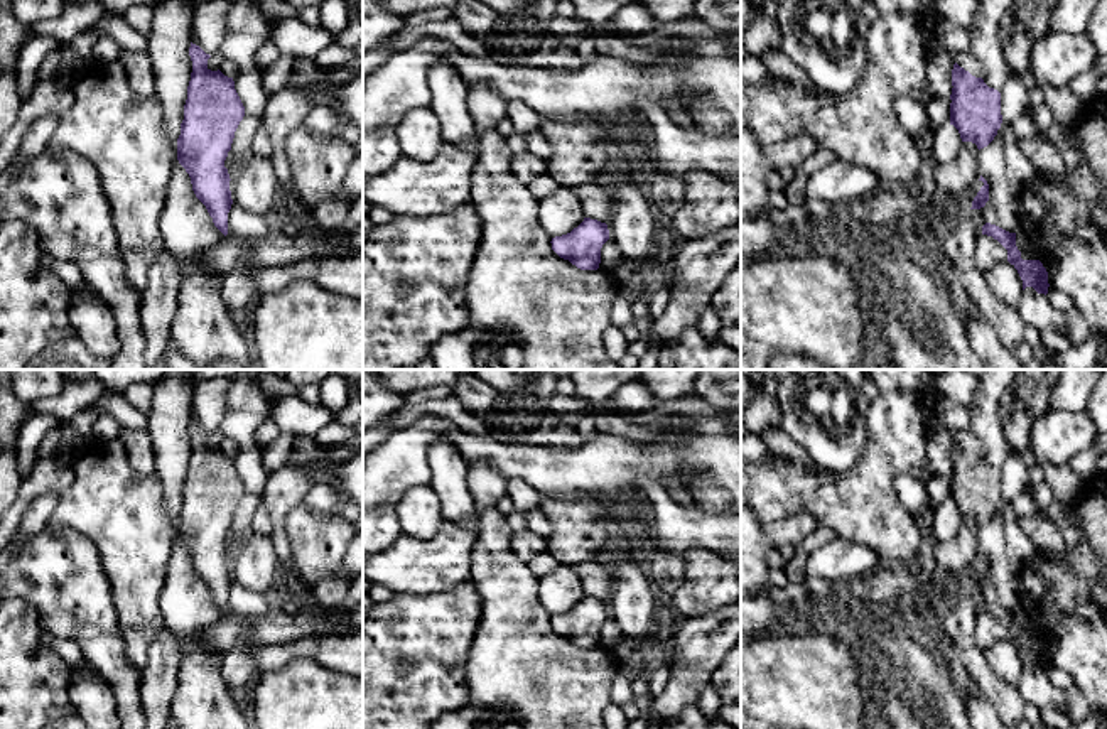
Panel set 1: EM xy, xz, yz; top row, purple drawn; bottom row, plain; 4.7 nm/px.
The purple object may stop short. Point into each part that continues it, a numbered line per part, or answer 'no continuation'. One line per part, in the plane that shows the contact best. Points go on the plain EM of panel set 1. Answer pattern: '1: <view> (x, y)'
no continuation

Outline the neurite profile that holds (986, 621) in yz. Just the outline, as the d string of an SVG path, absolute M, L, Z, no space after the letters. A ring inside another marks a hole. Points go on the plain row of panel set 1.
M980 613L975 626L975 643L980 650L991 648L997 641L1007 640L1007 628L992 614Z

